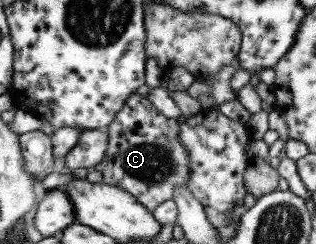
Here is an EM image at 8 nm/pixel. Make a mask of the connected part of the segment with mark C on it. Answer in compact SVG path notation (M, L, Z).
M134 94L127 100L125 107L110 123L109 149L103 161L93 167L104 175L104 182L109 185L127 190L138 197L143 205L146 205L153 213L164 201L173 200L177 186L188 187L190 179L190 155L188 149L182 144L180 125L183 118L169 119L158 107L147 99L147 96Z

